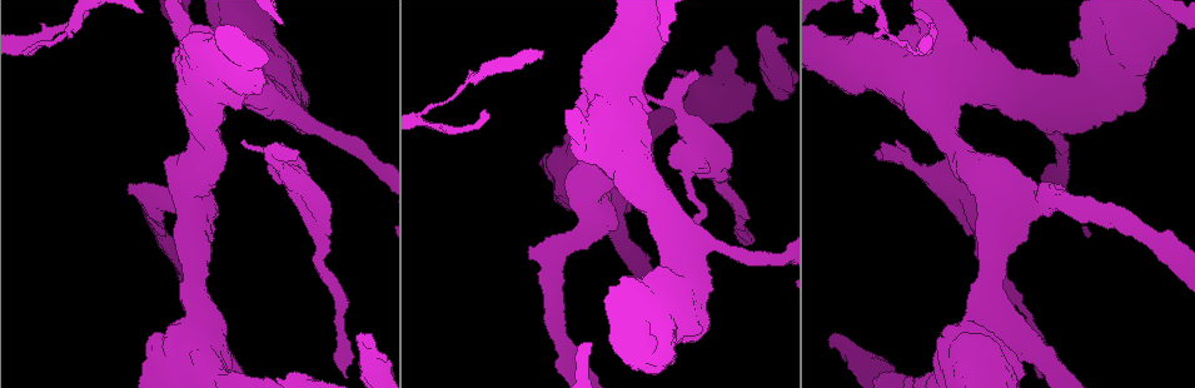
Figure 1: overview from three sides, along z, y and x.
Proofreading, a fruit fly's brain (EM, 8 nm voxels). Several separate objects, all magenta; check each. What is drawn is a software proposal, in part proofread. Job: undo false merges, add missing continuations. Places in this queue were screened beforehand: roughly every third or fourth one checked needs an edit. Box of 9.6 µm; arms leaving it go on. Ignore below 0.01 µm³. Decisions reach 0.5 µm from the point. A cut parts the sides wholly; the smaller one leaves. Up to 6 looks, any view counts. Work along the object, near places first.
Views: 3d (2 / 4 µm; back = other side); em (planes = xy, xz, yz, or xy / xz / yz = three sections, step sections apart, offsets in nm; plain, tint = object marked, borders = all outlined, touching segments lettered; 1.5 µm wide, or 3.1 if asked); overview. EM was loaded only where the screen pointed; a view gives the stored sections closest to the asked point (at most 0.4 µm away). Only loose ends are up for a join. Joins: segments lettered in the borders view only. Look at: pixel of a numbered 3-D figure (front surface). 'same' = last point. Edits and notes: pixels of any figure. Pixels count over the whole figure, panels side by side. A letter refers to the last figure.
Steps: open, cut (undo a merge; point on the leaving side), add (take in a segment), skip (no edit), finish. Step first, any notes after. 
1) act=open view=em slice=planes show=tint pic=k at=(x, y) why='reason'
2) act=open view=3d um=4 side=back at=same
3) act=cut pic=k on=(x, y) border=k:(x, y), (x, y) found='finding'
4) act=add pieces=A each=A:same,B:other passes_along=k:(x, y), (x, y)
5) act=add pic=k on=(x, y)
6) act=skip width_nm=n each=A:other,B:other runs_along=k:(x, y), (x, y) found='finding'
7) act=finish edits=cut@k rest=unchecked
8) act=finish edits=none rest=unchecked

act=open view=3d um=2 pic=1 at=(295, 153) why='an open end'

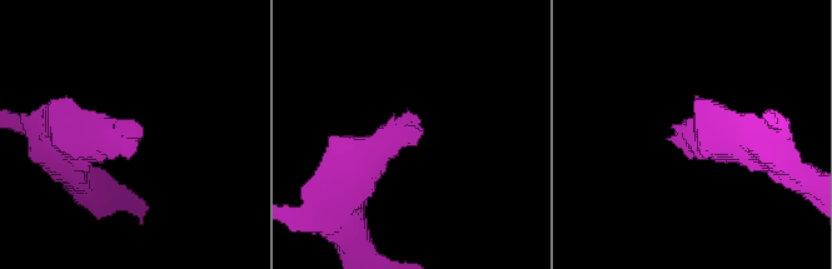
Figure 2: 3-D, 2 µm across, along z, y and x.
act=open view=em slice=planes show=borders pic=2 at=(669, 139) why='need the tissue'

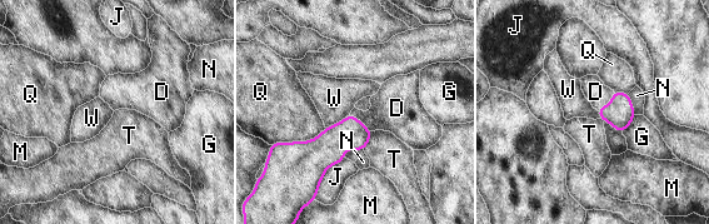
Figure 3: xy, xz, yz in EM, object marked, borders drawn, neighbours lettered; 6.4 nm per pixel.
act=add pieces=D width_nm=190 each=D:same,G:other,J:other,M:other,N:other,Q:other,T:other,W:other found='the neuron continues'

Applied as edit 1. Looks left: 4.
act=open view=em slice=planes show=borders pic=1 at=(19, 53) why='abrupt turn'

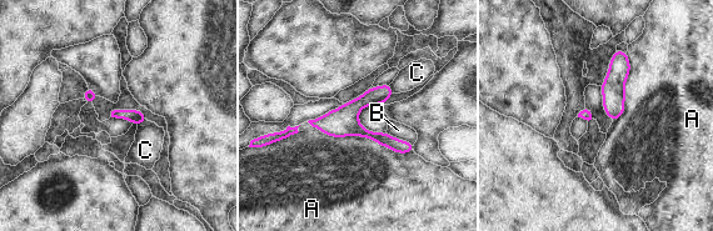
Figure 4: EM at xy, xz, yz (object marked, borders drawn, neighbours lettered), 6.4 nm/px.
act=skip each=A:other,B:other,C:other found='all the same neuron'

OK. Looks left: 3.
act=finish edits=add@3 rest=unchecked

